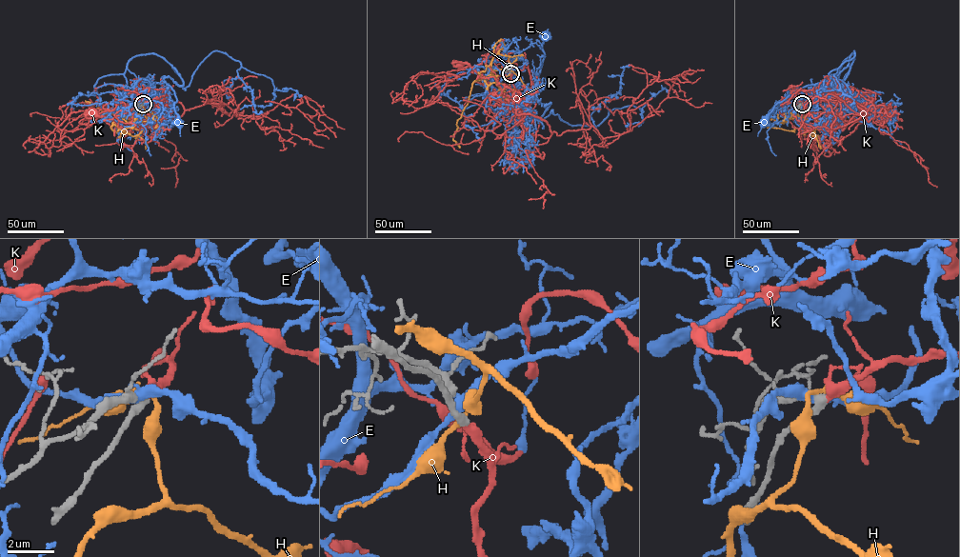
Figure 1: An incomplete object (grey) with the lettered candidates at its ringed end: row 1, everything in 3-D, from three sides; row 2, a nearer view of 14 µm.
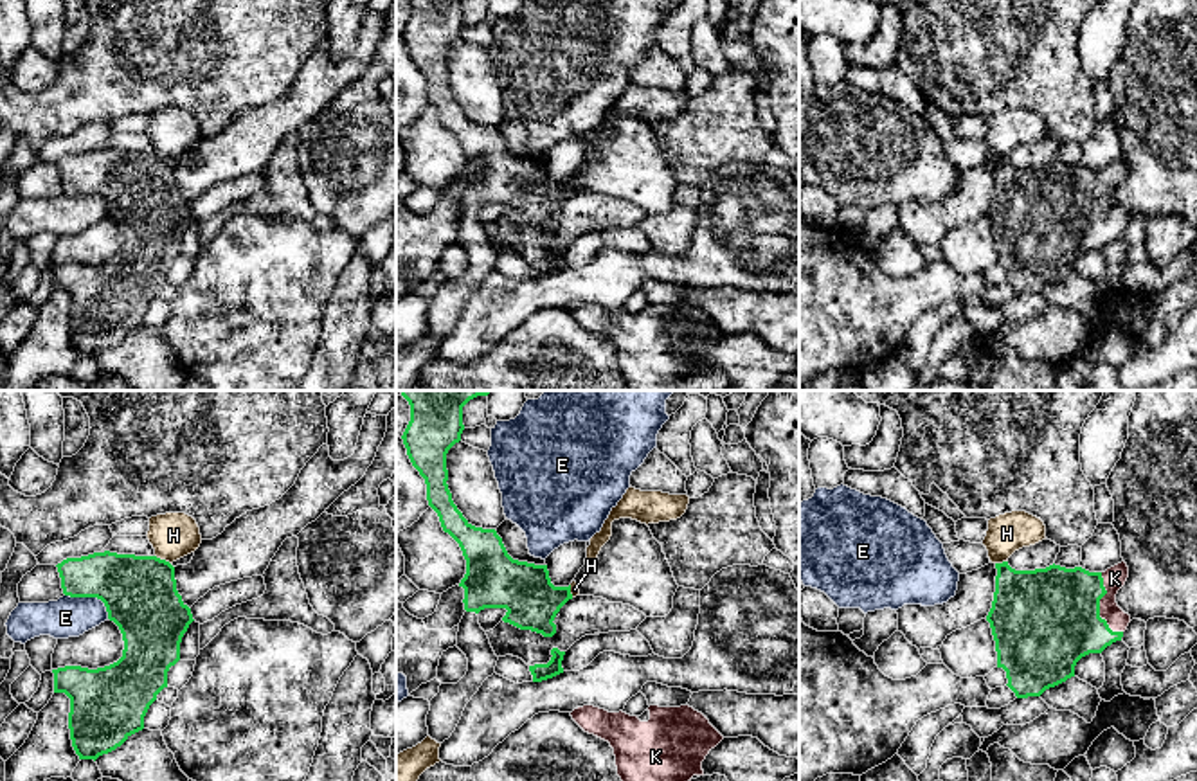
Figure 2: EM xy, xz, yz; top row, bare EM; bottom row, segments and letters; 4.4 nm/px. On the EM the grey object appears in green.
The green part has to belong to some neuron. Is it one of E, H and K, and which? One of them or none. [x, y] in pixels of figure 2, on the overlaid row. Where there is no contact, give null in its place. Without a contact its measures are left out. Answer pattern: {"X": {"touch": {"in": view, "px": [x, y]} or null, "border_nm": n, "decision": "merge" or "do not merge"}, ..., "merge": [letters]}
{"E": {"touch": {"in": "xy", "px": [92, 596]}, "border_nm": 220, "decision": "do not merge"}, "H": {"touch": {"in": "xy", "px": [162, 560]}, "border_nm": 80, "decision": "do not merge"}, "K": {"touch": {"in": "yz", "px": [1098, 607]}, "border_nm": 280, "decision": "merge"}, "merge": ["K"]}

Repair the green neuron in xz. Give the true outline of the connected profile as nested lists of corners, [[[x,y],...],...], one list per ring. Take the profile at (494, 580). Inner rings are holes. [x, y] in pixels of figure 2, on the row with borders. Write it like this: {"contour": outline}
{"contour": [[[401,390],[410,405],[410,421],[401,435],[412,466],[427,484],[428,506],[441,527],[461,547],[466,574],[464,610],[506,608],[504,623],[544,637],[556,633],[553,623],[560,608],[572,599],[571,585],[554,587],[547,565],[513,560],[495,529],[472,525],[452,500],[446,453],[461,441],[463,407],[490,390]]]}

